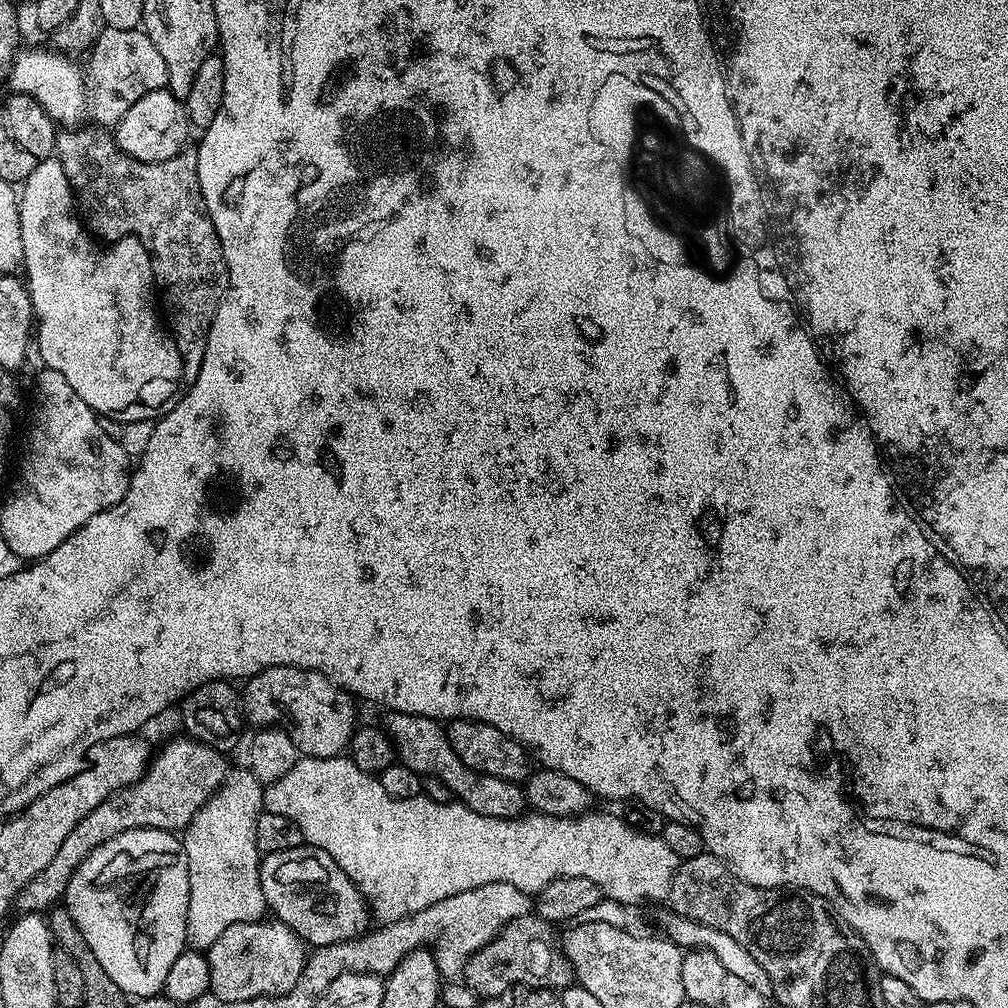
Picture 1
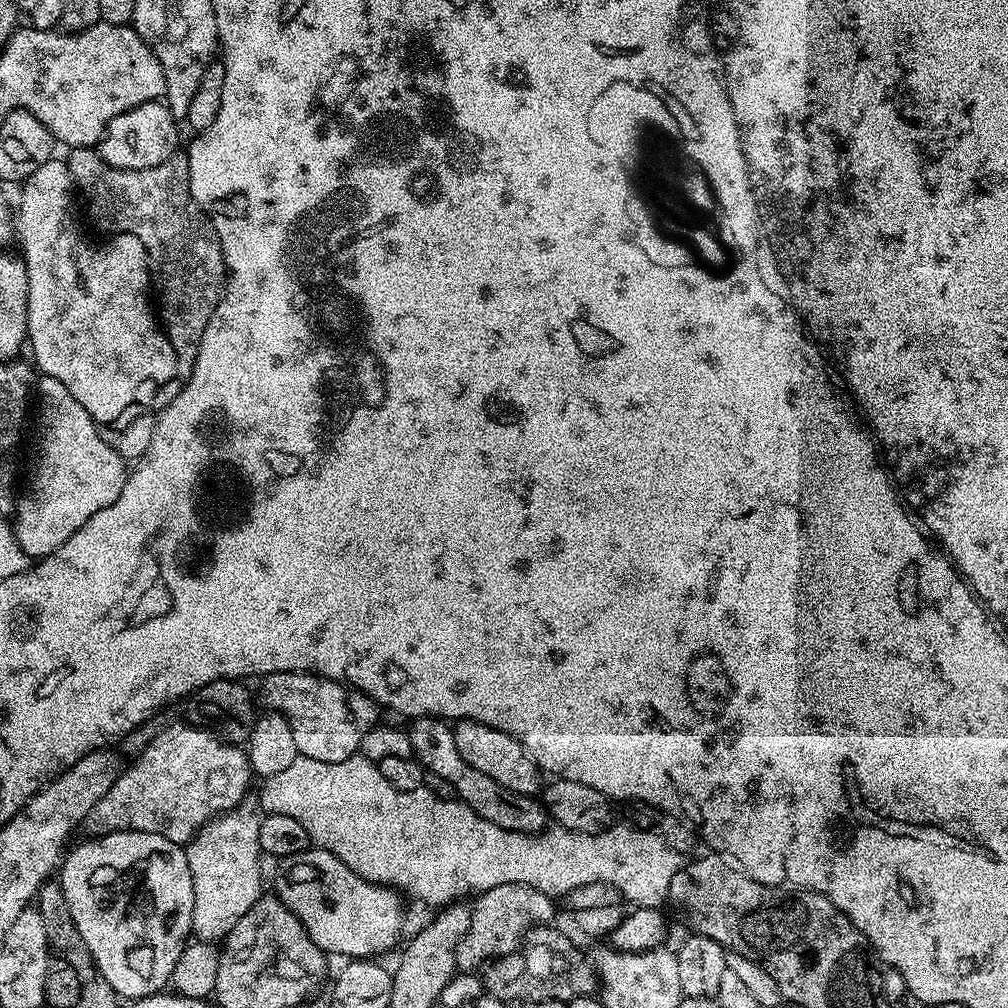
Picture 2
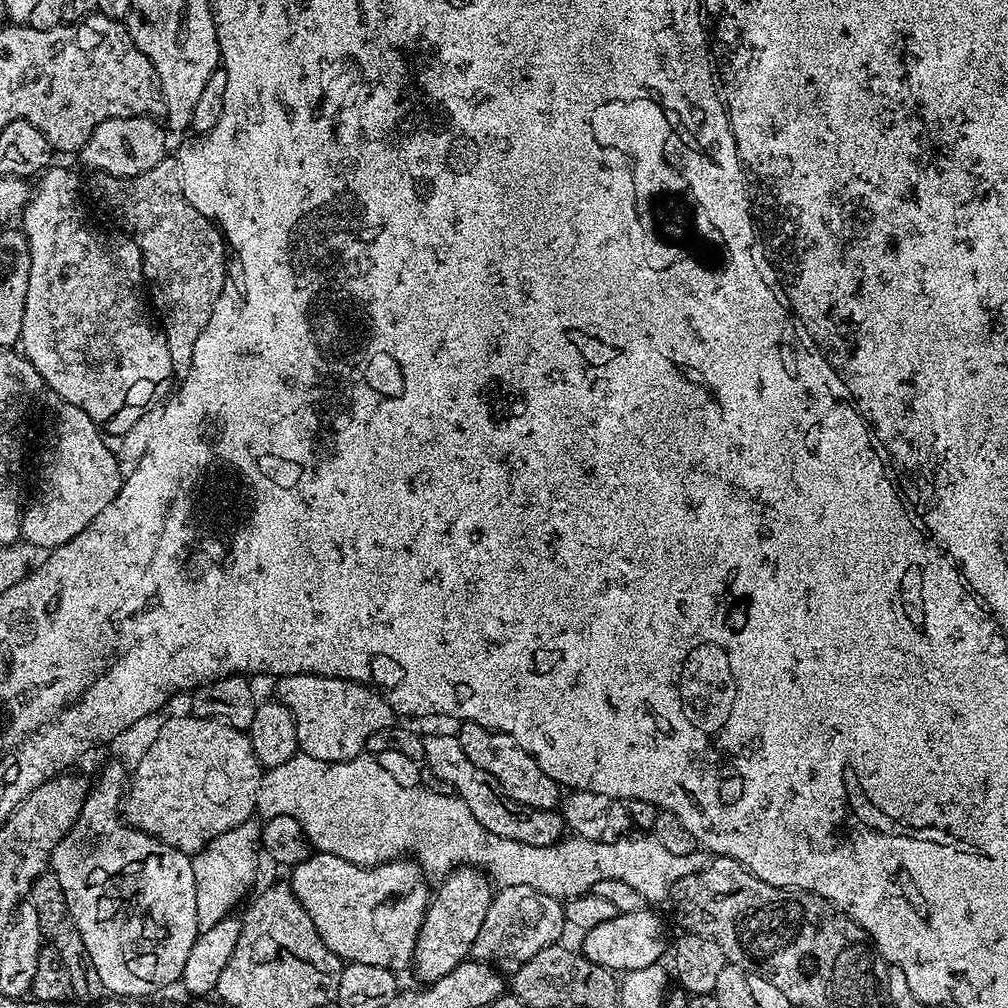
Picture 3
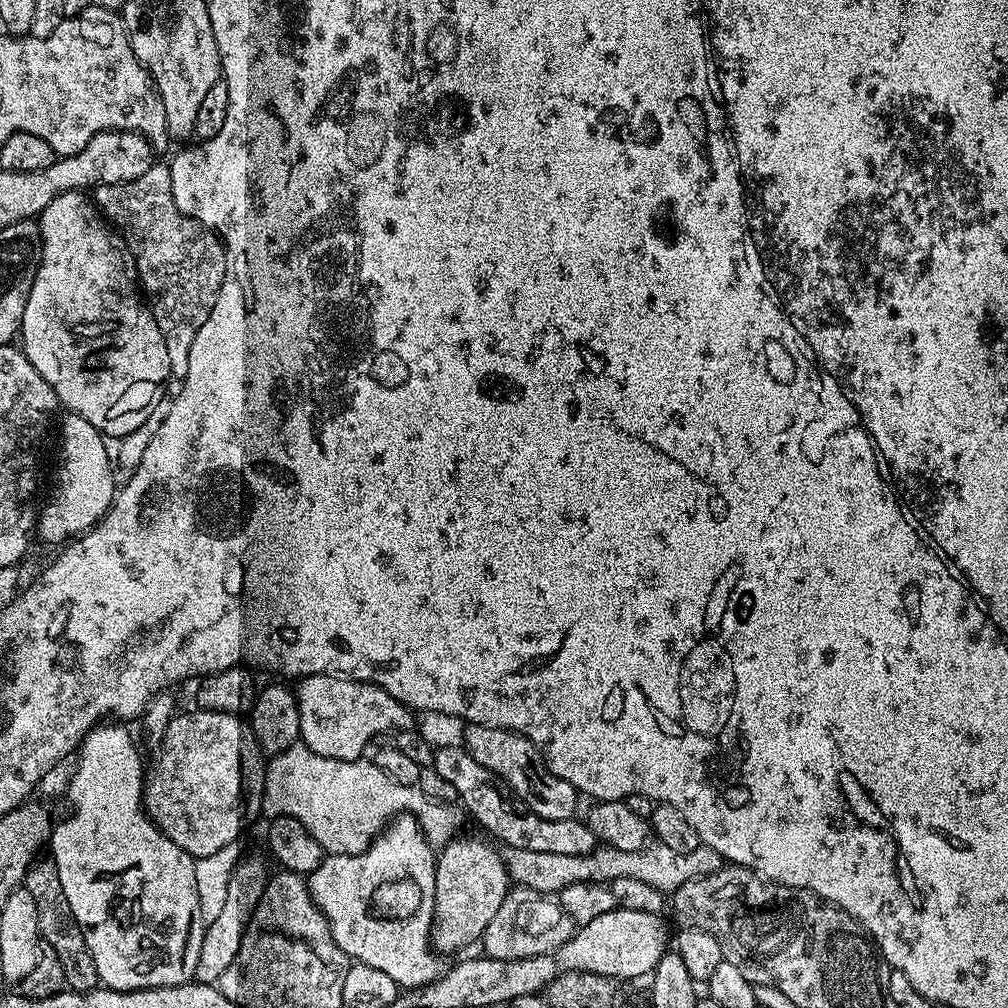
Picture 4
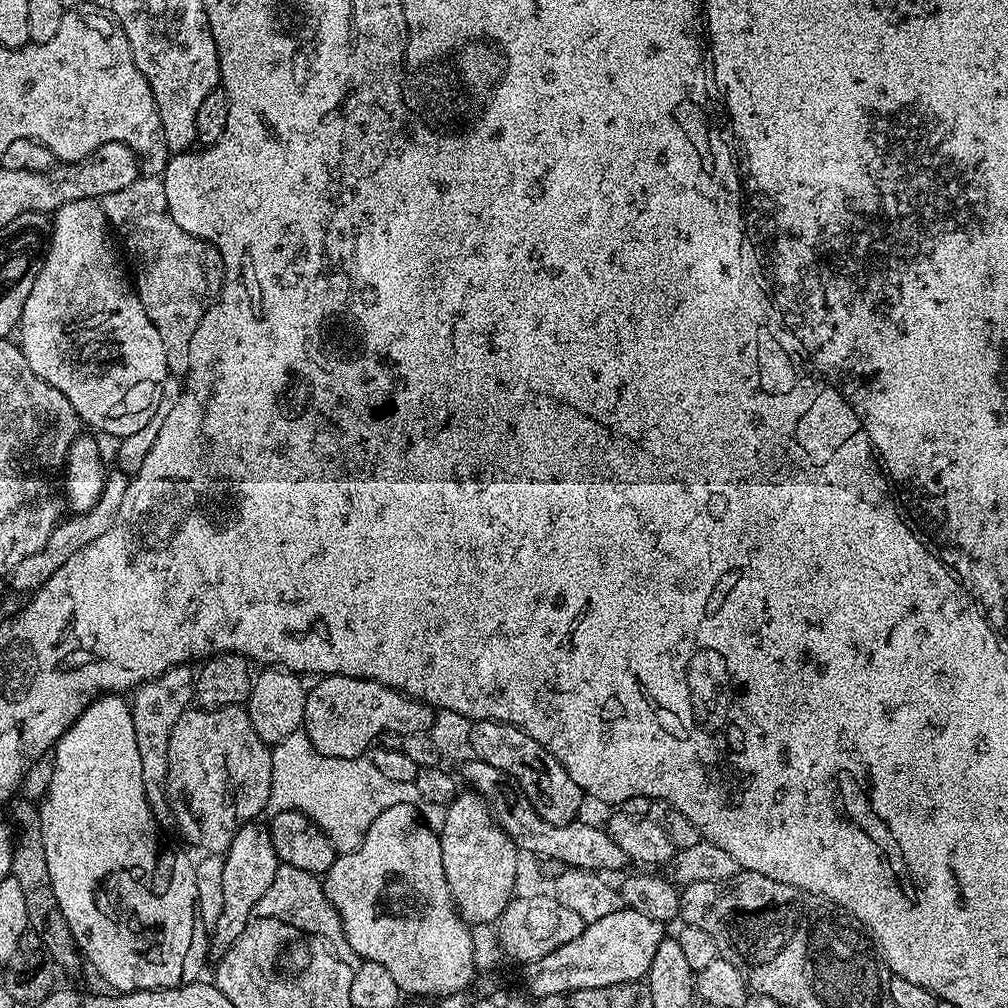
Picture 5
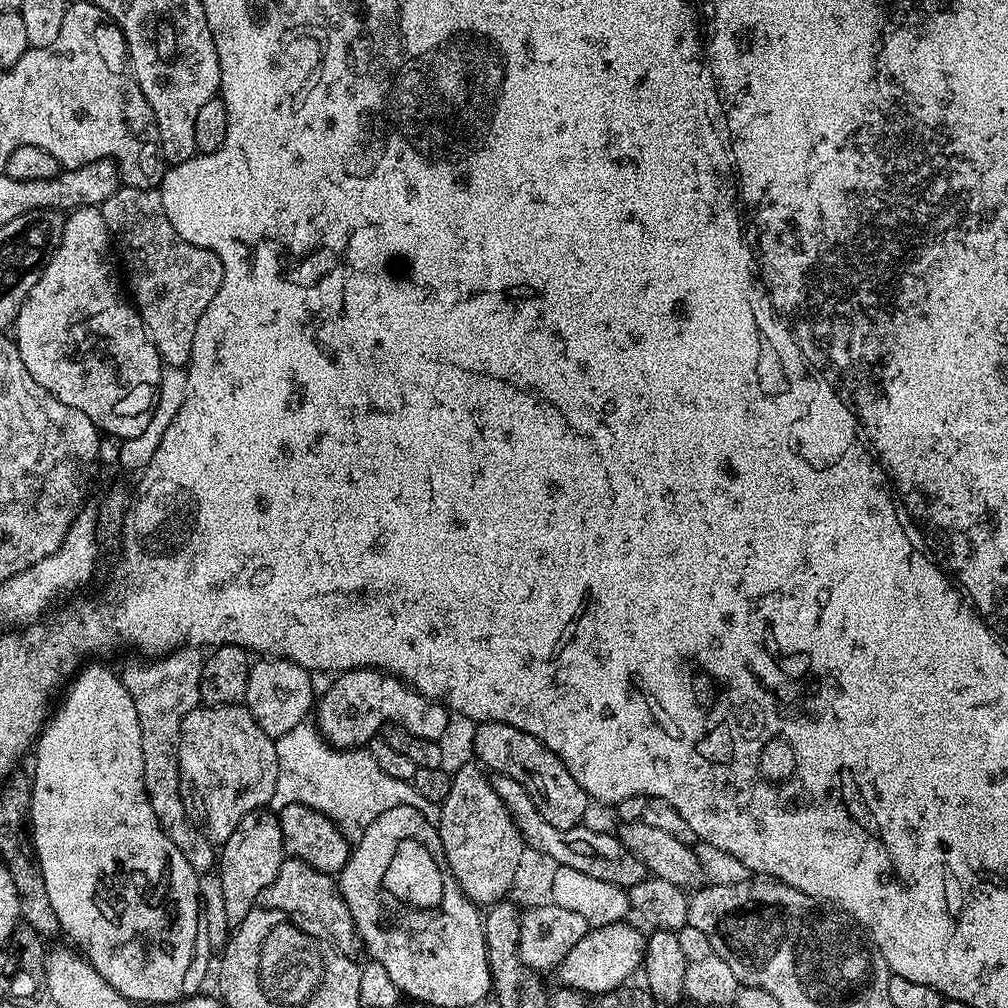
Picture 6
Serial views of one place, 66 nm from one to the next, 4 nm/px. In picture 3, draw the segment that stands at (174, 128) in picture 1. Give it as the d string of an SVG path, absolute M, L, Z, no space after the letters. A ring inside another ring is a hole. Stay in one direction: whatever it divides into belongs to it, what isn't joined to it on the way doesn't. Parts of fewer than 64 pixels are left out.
M150 116L110 118L90 134L88 143L80 149L78 159L93 173L105 172L111 176L137 176L148 172L166 159L164 152L166 128L159 119Z

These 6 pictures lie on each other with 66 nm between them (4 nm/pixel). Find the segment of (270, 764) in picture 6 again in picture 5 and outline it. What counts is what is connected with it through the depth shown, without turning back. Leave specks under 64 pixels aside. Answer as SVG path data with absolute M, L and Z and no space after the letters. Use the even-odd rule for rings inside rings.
M213 708L211 710L189 710L178 718L170 734L168 755L168 799L172 801L172 818L175 827L204 854L227 852L234 834L245 822L252 822L261 811L267 809L272 781L272 750L254 734L247 711L239 708Z

